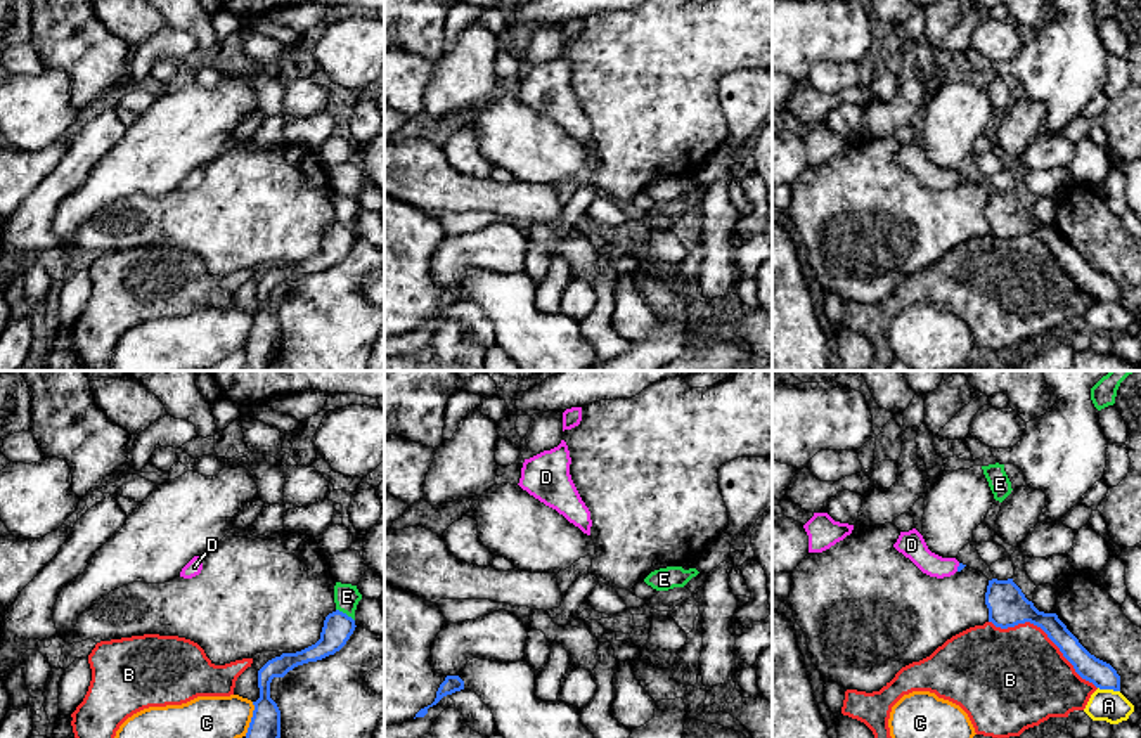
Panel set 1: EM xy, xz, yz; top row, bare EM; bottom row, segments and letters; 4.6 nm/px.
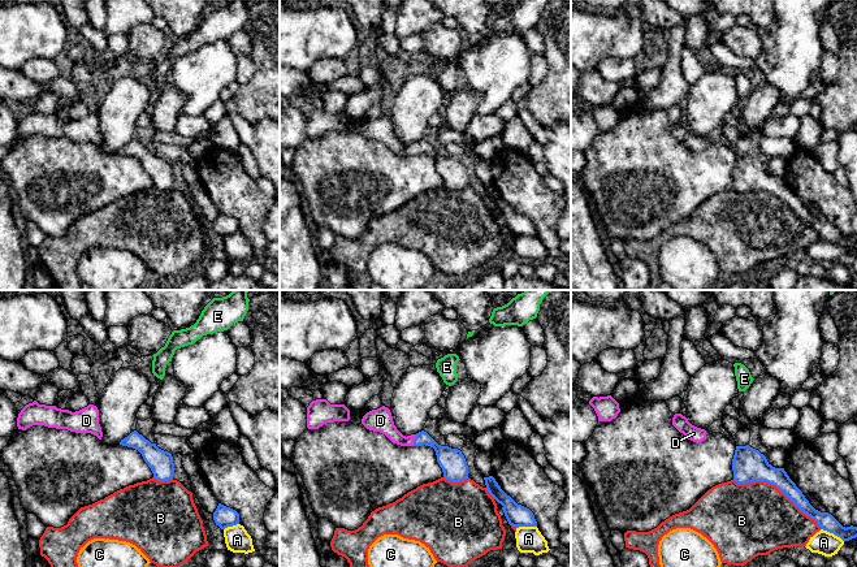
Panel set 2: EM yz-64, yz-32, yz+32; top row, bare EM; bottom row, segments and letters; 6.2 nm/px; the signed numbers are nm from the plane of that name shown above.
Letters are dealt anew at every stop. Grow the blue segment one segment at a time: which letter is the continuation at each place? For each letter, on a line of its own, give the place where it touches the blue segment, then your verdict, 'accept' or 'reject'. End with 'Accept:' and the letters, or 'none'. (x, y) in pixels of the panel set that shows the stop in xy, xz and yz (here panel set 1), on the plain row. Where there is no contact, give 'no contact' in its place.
A: yz (1108, 300) | reject
B: yz (1046, 245) | reject
C: xy (251, 331) | reject
D: yz (958, 179) | accept
E: xy (345, 226) | reject
Accept: D

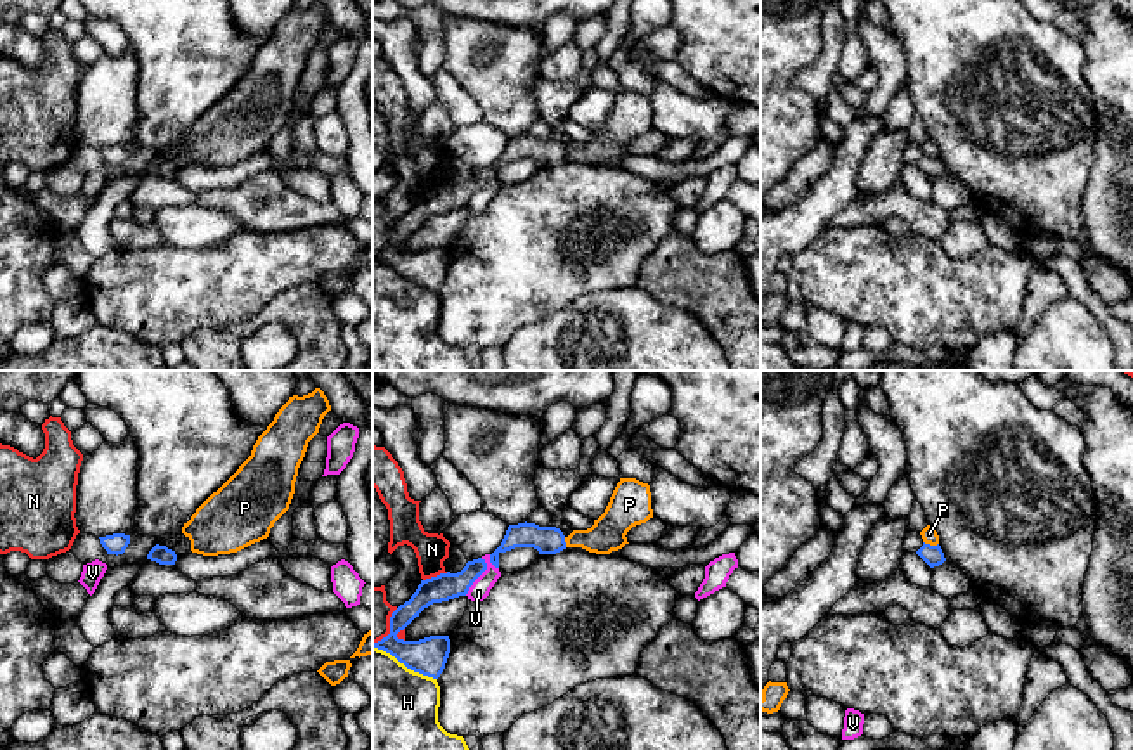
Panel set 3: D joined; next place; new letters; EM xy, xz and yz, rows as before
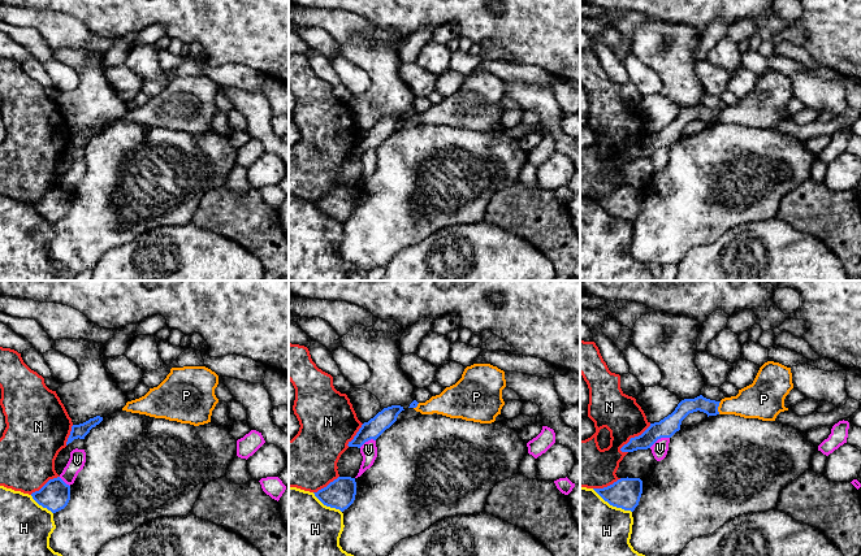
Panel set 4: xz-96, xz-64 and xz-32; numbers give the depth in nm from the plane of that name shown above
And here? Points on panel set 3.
H: xz (404, 276) | reject
N: xz (437, 187) | reject
P: yz (929, 156) | reject
V: xz (480, 186) | reject
Accept: none

